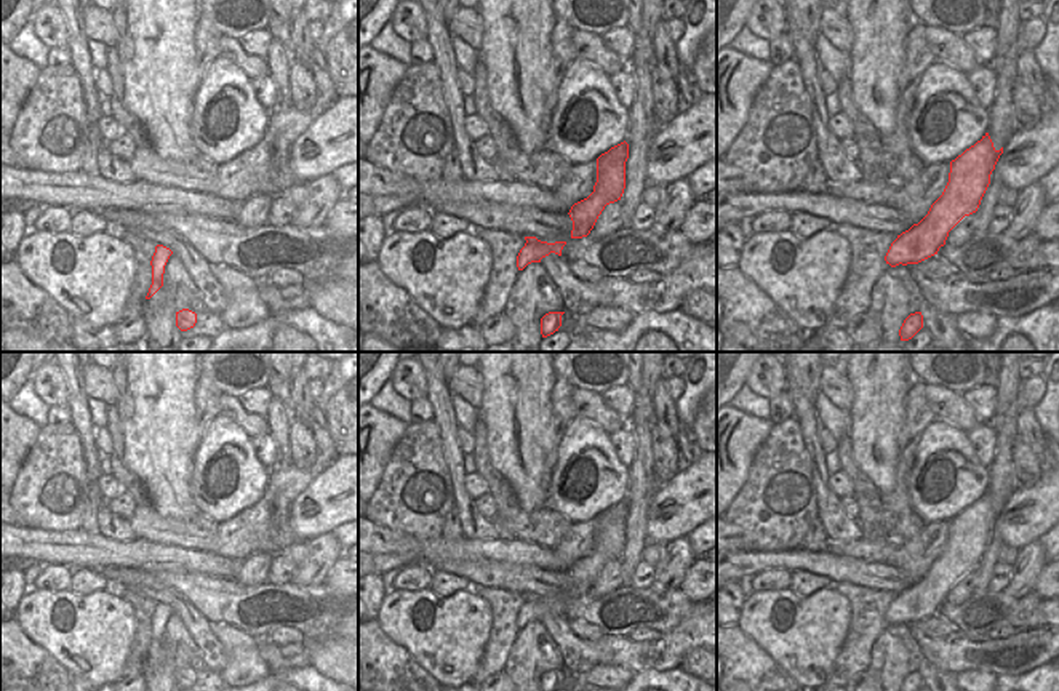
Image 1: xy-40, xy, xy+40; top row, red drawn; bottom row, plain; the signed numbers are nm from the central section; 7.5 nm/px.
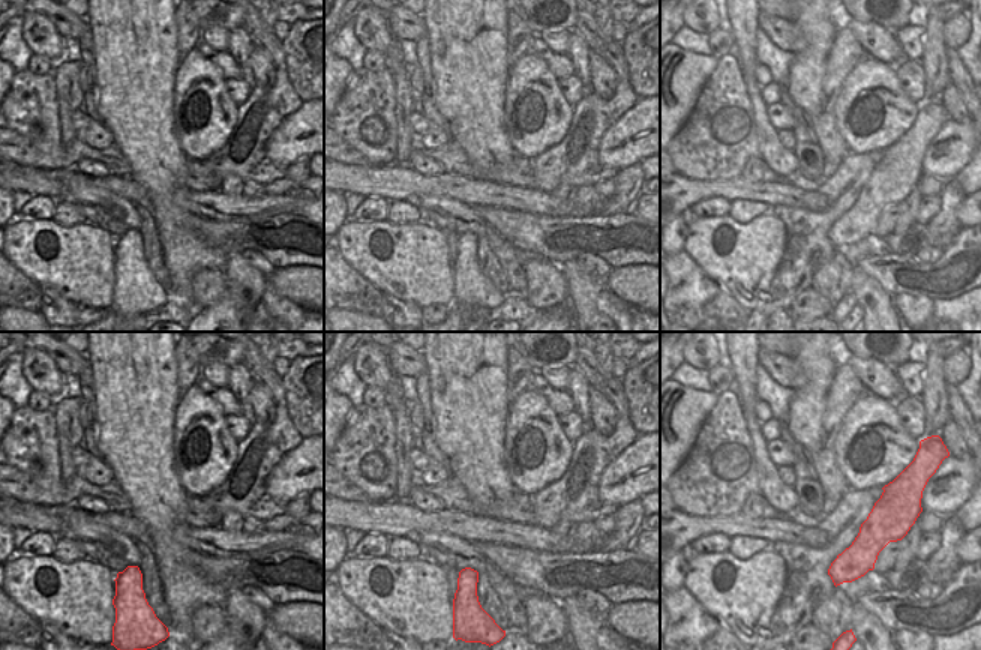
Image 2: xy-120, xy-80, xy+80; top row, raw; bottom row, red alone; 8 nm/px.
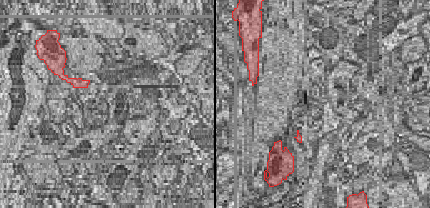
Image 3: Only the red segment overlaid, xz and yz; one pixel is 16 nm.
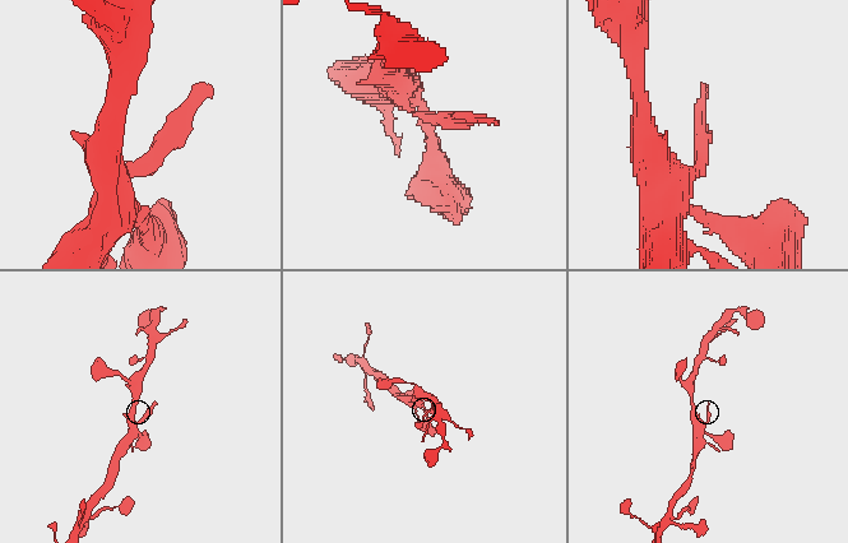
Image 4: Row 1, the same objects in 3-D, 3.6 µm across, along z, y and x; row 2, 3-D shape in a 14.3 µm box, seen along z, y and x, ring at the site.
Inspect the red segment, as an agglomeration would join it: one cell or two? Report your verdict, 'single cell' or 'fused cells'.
single cell

